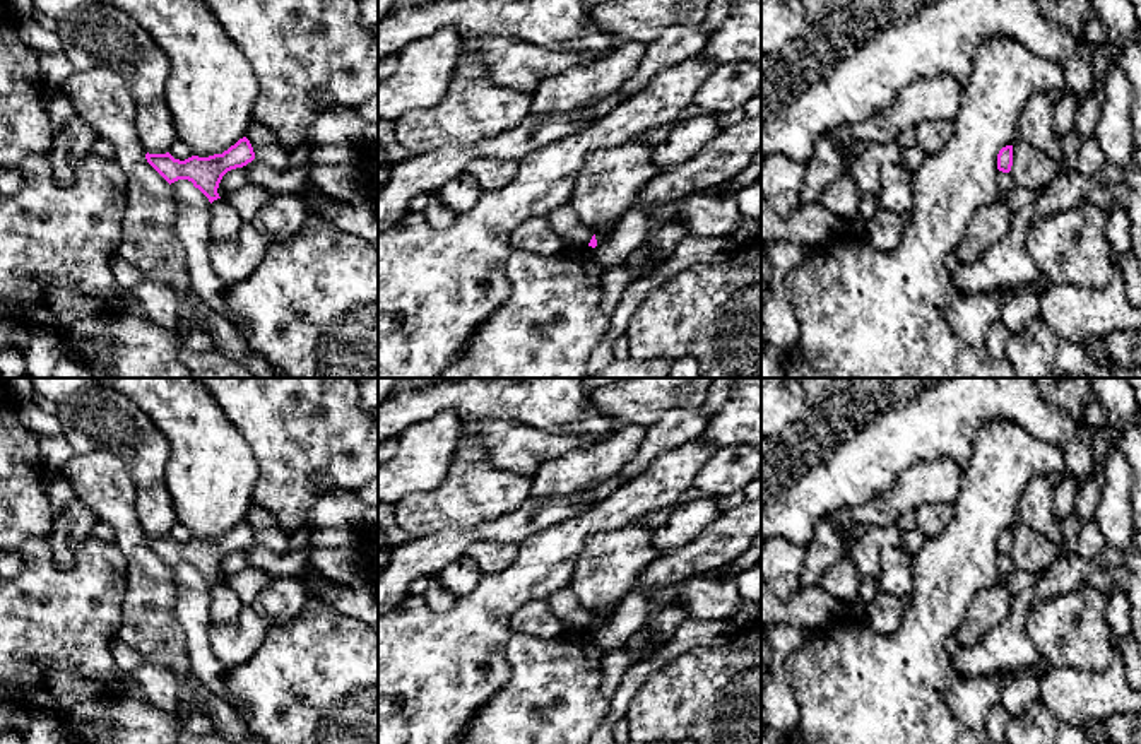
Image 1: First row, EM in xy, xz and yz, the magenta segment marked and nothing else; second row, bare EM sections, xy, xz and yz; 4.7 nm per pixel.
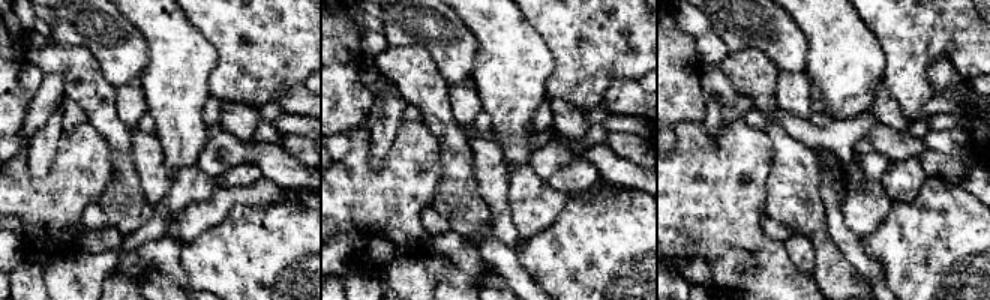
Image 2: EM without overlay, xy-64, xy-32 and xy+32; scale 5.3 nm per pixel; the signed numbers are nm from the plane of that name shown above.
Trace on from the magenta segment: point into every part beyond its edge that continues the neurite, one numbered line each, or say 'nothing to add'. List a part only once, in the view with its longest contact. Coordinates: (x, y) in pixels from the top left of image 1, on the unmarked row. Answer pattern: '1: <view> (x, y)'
nothing to add

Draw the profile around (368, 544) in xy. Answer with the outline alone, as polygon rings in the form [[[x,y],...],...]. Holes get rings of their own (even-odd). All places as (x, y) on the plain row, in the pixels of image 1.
[[[378,532],[361,534],[358,552],[363,556],[364,566],[378,580]]]

